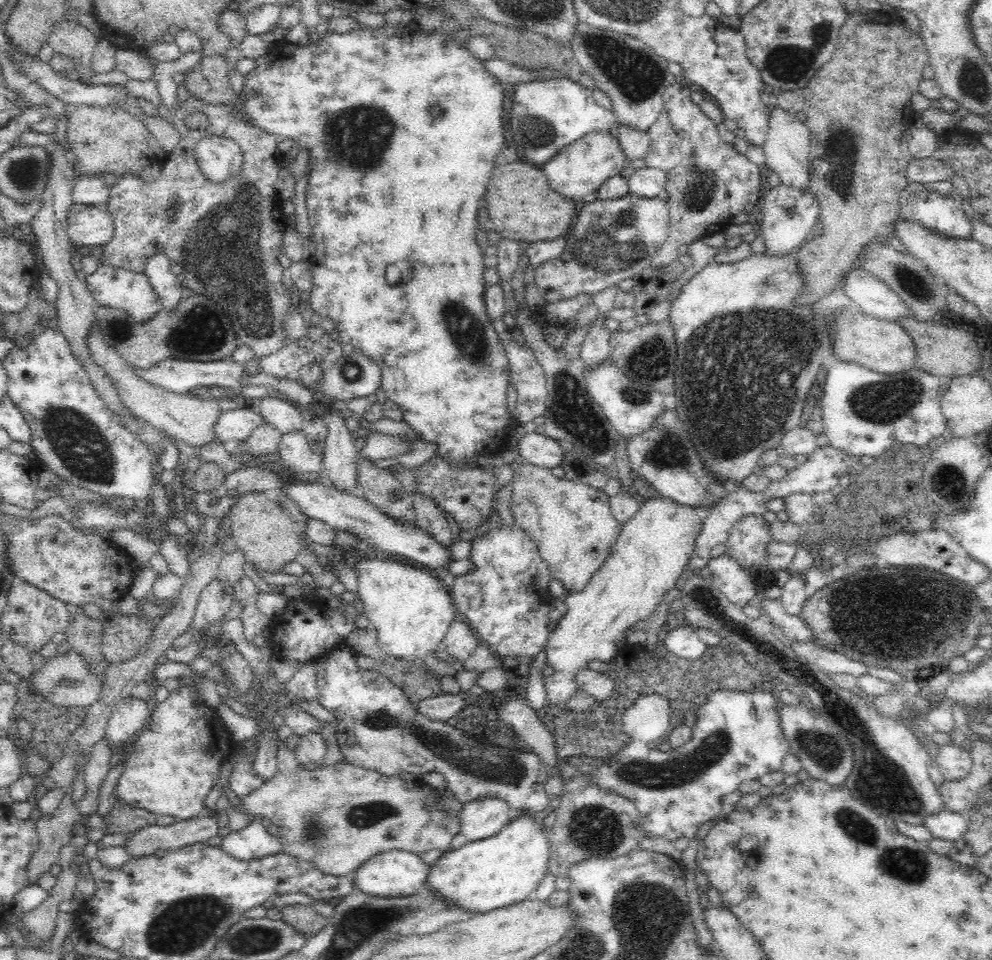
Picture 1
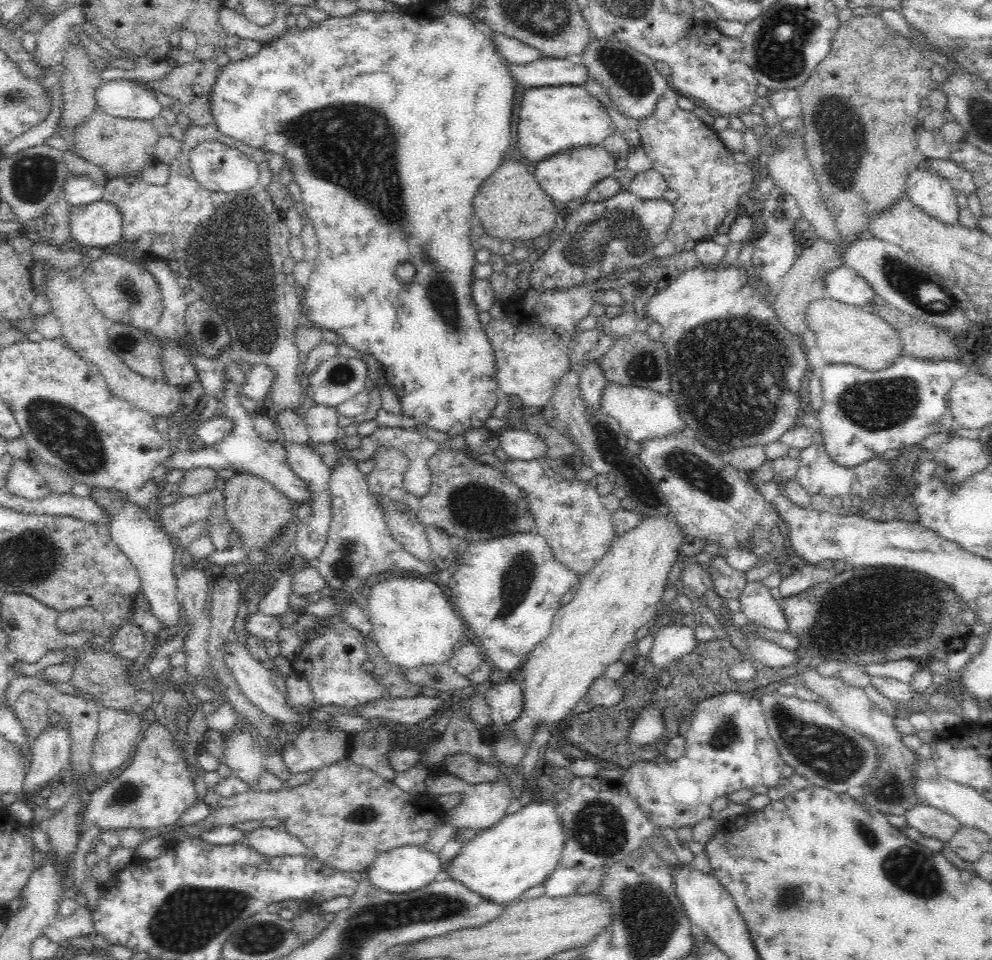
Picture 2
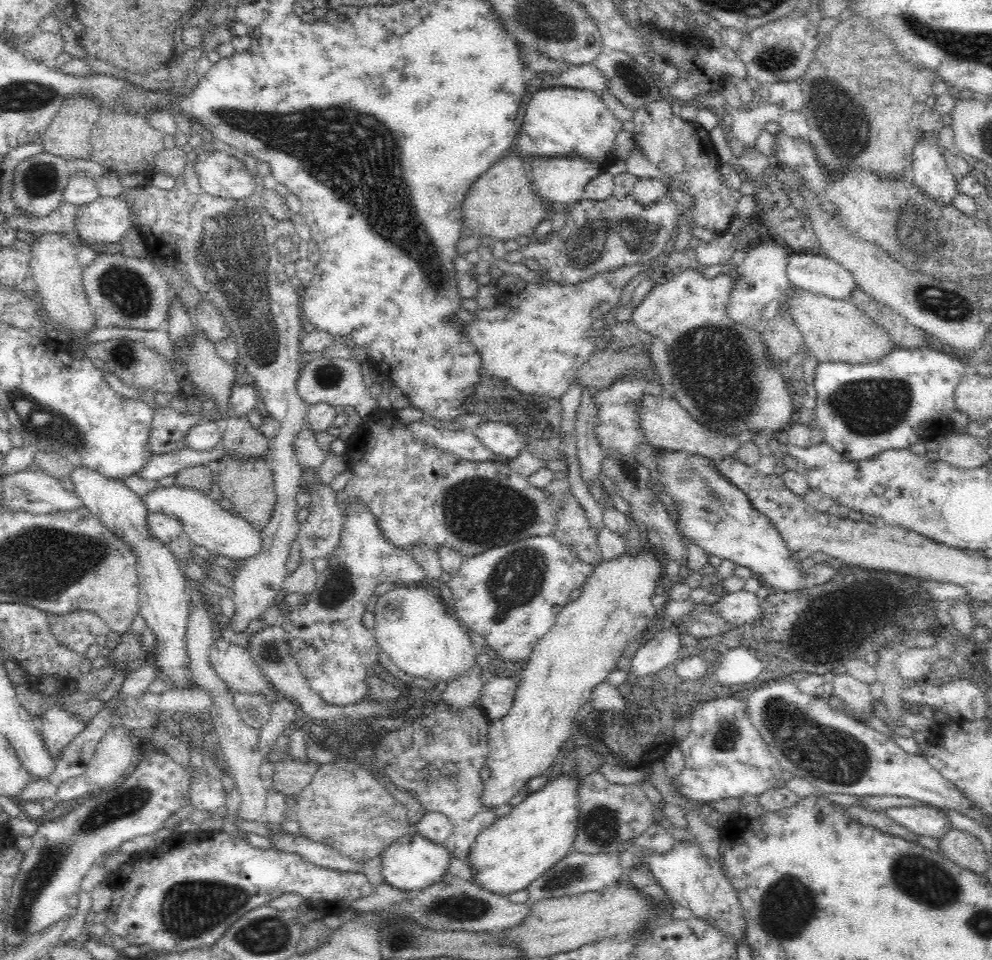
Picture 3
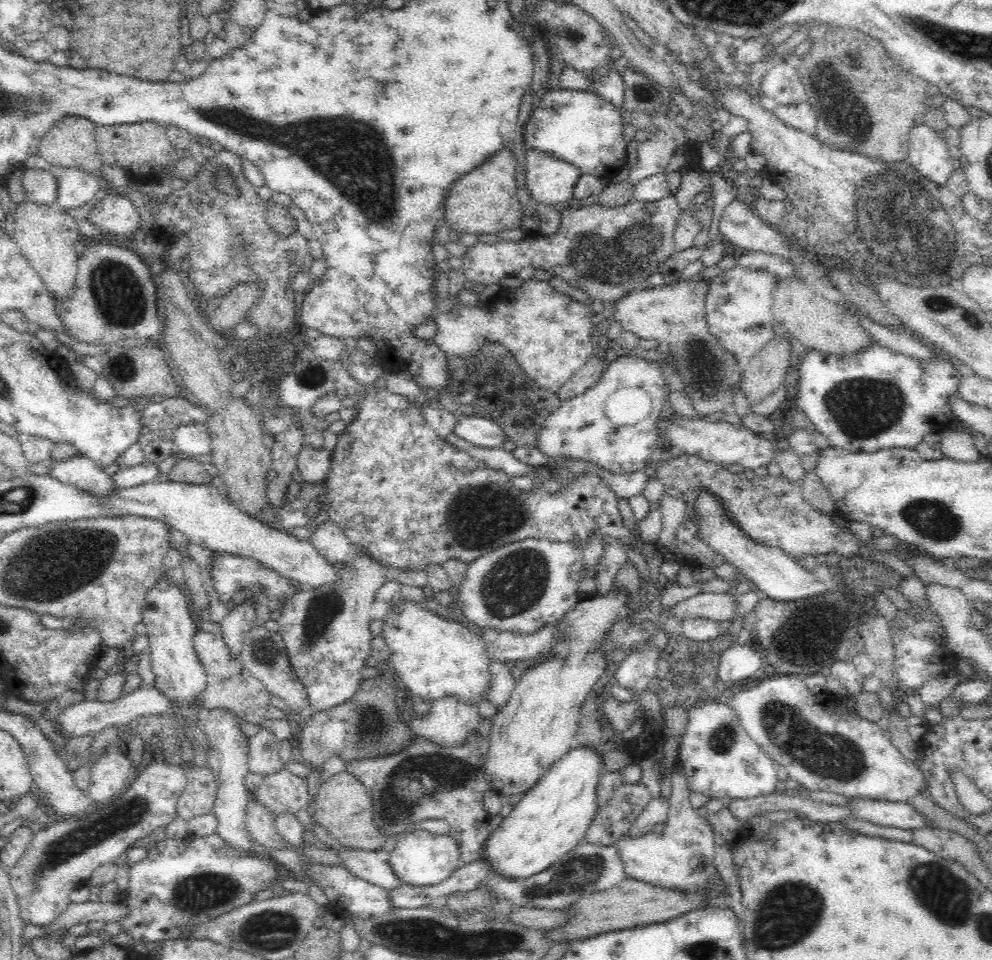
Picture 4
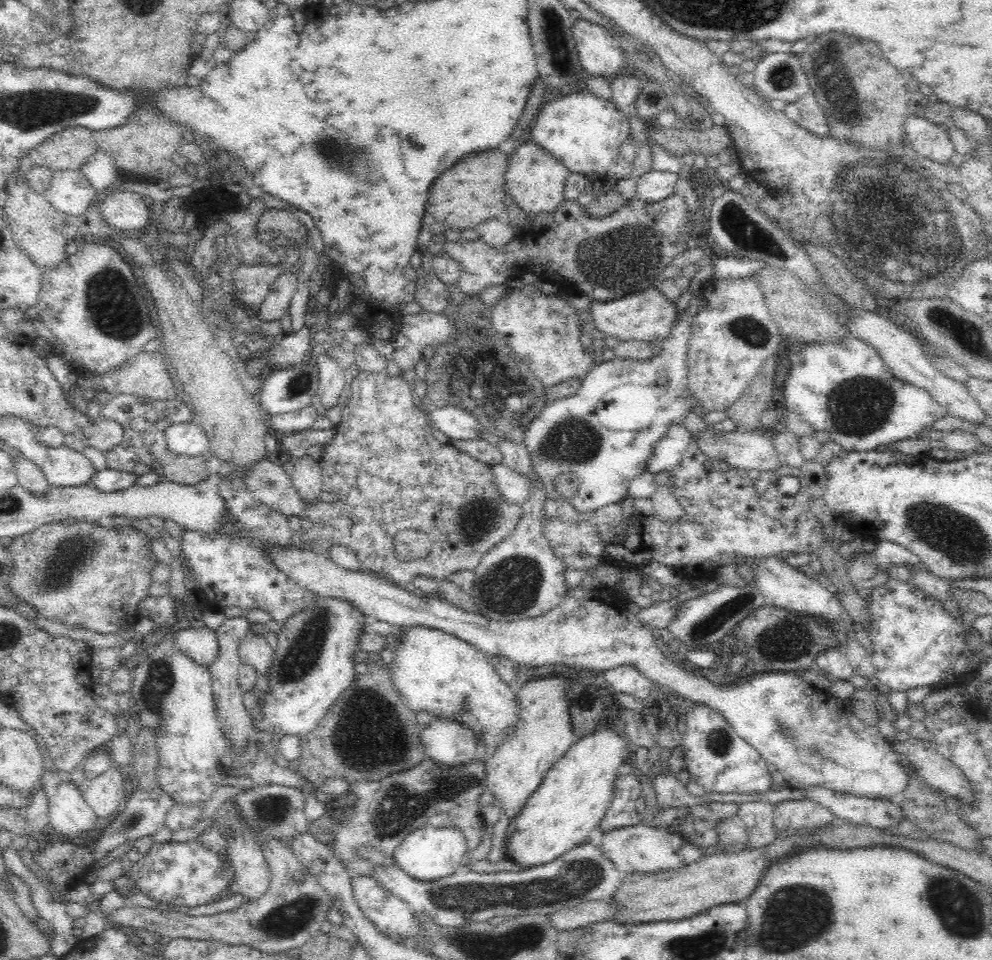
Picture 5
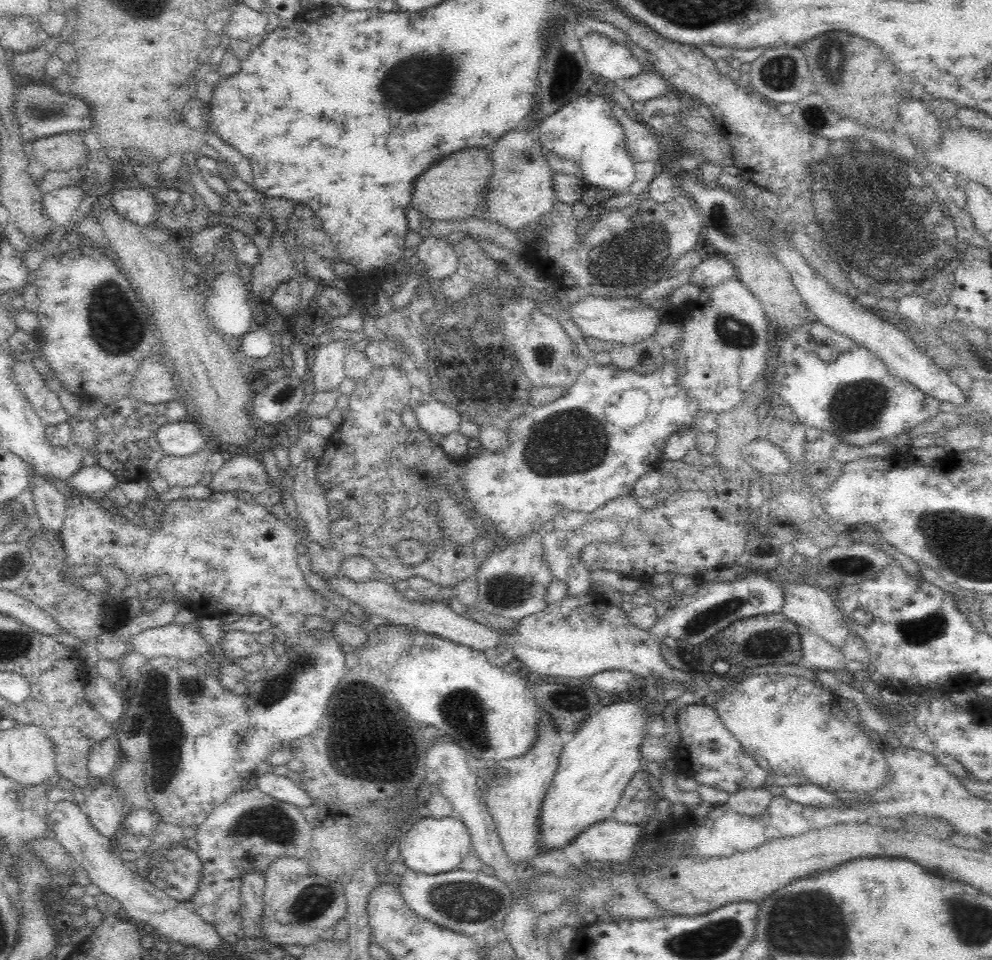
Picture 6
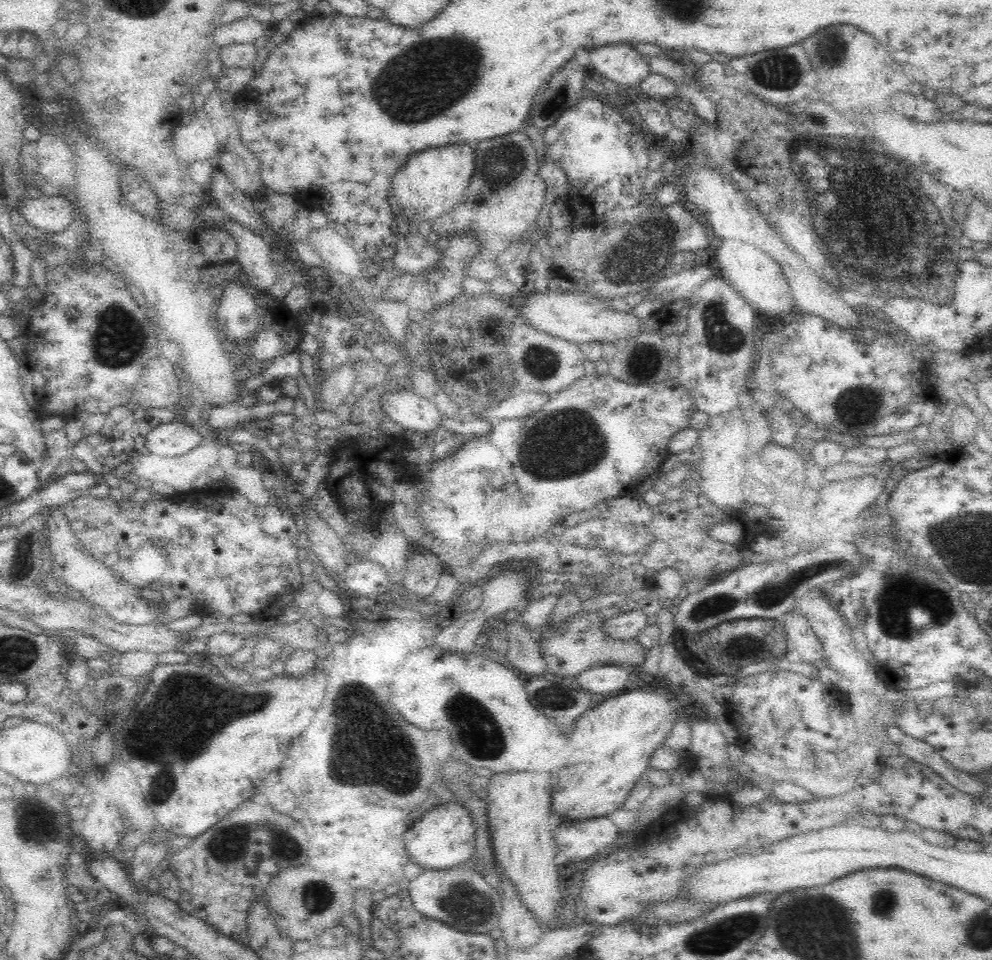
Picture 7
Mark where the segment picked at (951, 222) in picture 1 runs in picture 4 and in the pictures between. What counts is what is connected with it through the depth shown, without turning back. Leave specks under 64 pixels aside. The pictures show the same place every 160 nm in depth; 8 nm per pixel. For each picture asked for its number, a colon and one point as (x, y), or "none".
2: (931, 192)
3: (929, 171)
4: (929, 154)

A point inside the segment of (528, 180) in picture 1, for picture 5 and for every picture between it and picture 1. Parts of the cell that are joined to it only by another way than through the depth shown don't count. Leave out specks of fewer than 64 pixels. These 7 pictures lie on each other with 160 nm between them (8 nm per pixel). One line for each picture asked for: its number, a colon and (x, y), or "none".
2: (510, 205)
3: (501, 204)
4: (484, 201)
5: (471, 193)

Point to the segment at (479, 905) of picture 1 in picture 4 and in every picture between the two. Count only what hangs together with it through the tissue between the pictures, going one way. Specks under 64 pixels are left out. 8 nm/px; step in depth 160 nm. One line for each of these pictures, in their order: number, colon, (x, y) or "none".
2: (518, 852)
3: (538, 832)
4: (552, 818)

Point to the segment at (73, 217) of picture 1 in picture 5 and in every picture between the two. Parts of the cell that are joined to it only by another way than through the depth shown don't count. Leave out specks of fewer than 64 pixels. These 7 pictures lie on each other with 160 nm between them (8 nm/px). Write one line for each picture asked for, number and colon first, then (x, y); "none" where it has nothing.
2: (99, 223)
3: (107, 219)
4: (115, 214)
5: (128, 212)

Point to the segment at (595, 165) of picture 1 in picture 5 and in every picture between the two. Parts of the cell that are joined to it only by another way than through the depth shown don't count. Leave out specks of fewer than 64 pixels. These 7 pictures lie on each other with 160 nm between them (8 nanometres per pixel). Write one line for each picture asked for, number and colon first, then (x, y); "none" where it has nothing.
2: (568, 175)
3: (559, 181)
4: (548, 180)
5: (534, 180)

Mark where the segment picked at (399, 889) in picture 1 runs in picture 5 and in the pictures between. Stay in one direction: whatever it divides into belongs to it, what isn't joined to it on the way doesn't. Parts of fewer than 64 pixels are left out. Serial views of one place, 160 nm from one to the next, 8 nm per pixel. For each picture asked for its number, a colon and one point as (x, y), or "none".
2: (407, 868)
3: (413, 862)
4: (419, 858)
5: (428, 853)

